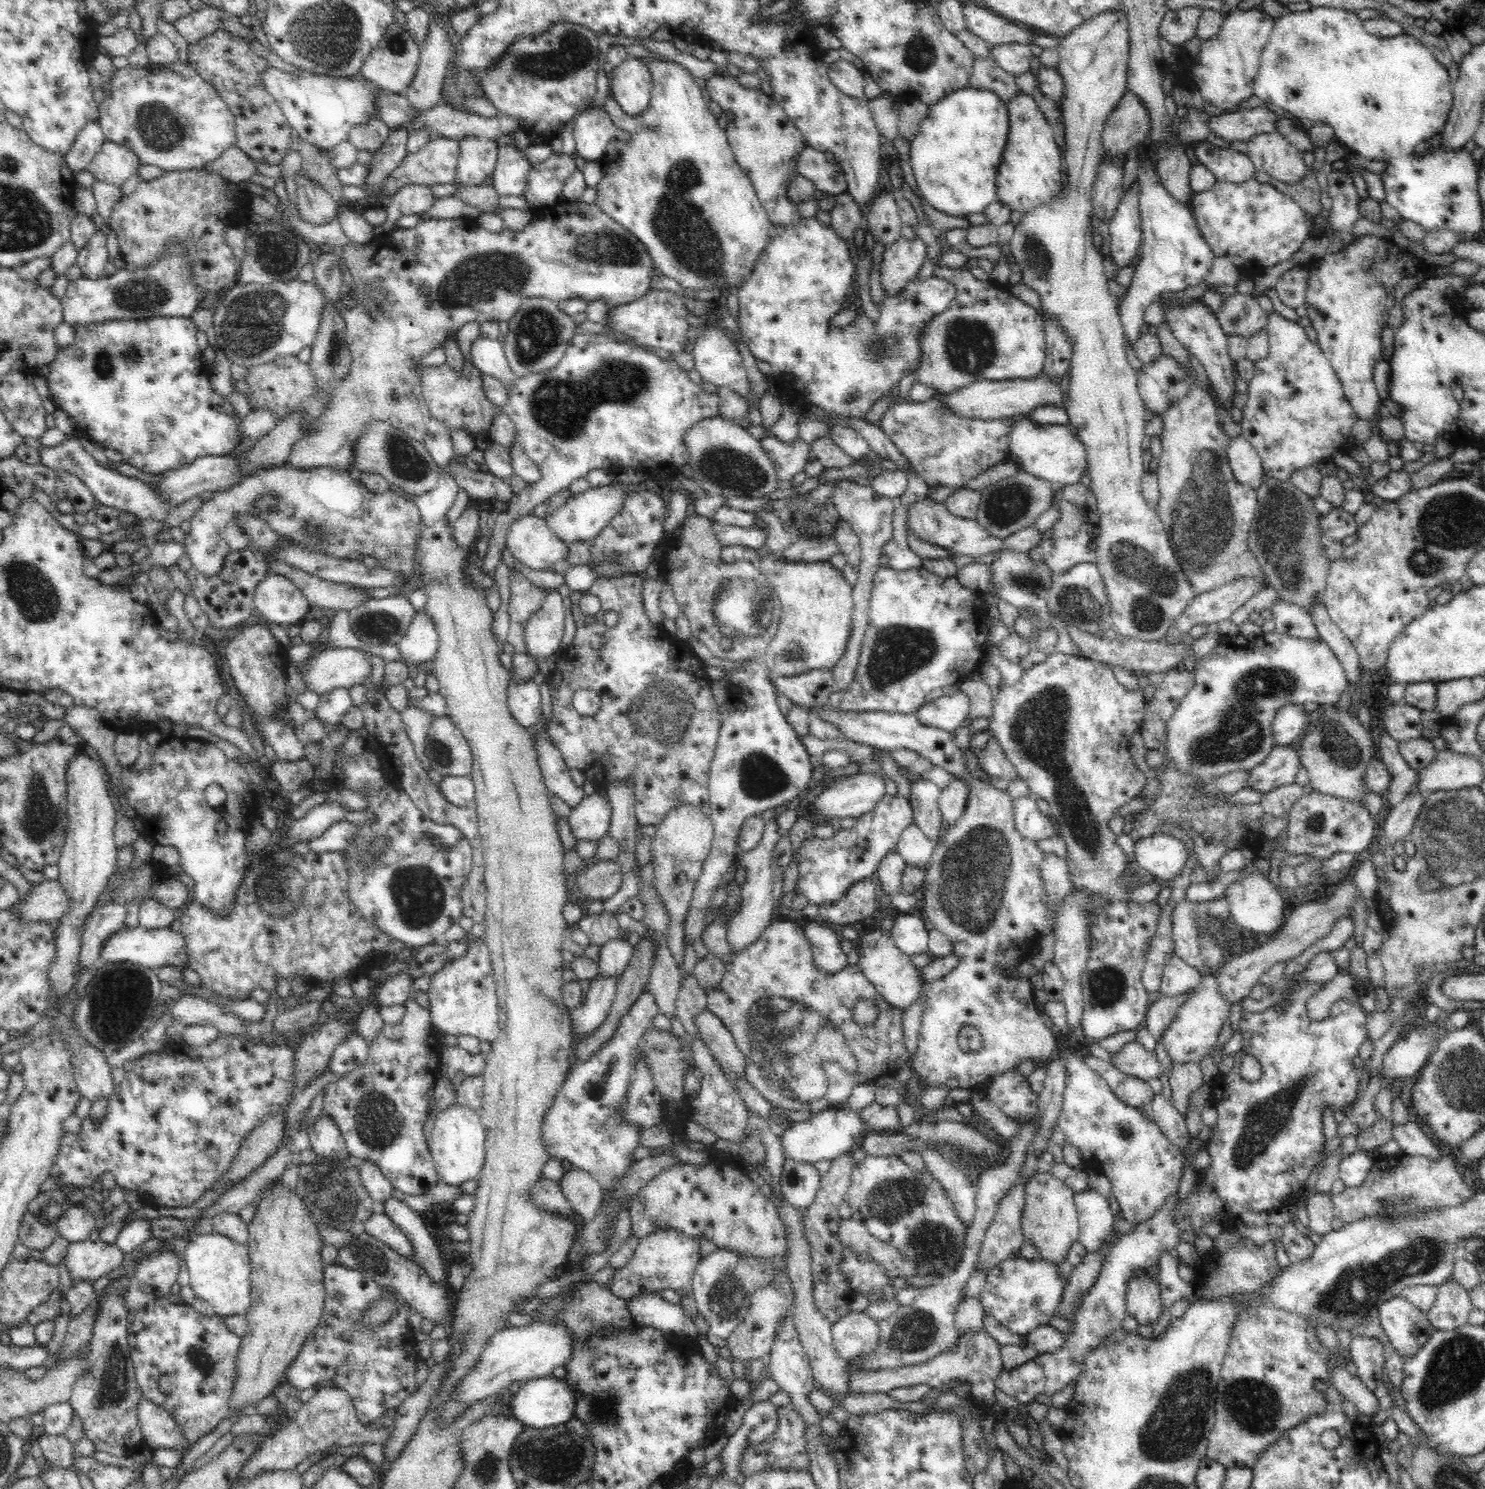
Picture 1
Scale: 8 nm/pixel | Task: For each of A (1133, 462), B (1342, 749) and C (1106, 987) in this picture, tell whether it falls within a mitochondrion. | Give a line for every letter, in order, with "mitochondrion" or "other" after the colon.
A: other
B: mitochondrion
C: mitochondrion

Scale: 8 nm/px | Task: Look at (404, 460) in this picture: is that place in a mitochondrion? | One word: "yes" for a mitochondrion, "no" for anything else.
yes

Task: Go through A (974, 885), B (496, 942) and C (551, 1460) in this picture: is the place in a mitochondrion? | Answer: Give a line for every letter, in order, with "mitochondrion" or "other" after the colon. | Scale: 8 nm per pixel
A: mitochondrion
B: other
C: mitochondrion

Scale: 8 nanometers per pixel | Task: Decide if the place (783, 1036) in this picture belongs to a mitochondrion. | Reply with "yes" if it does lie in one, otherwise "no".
yes

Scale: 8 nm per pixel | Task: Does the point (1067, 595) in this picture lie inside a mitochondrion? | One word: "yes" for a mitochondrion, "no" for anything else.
yes

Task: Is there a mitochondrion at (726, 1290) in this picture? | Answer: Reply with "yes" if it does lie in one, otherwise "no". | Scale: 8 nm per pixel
yes

